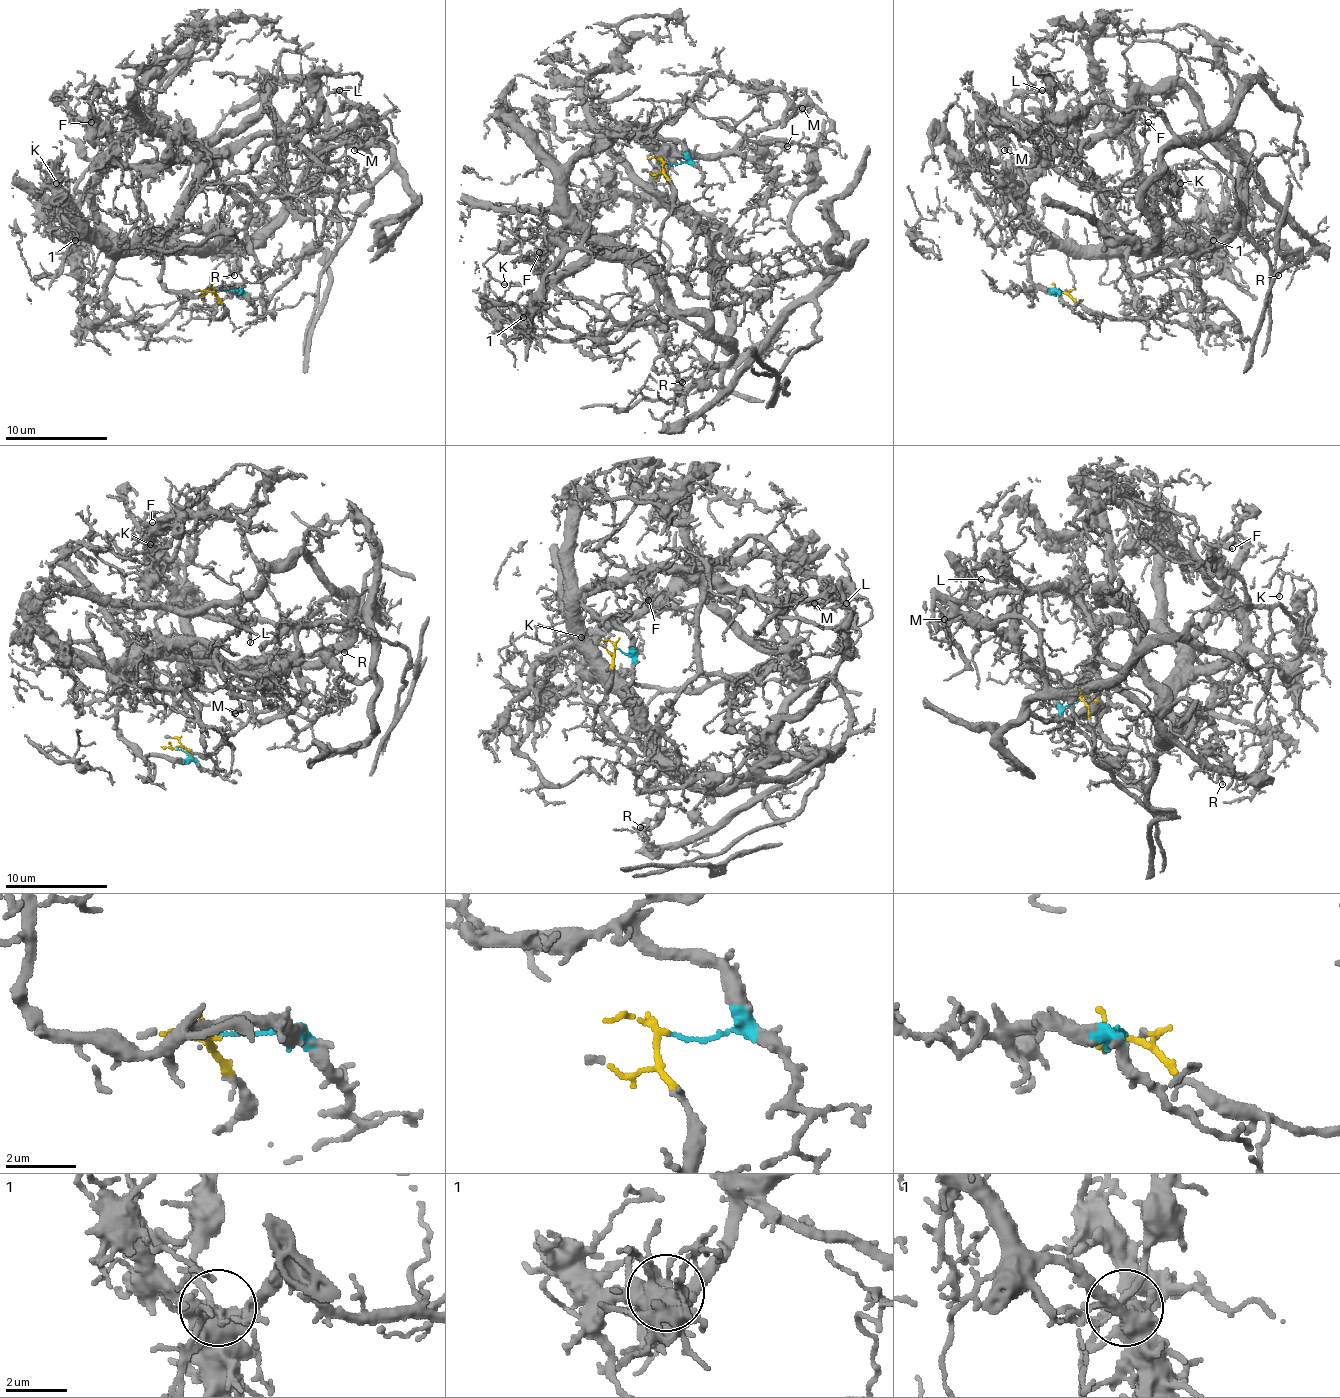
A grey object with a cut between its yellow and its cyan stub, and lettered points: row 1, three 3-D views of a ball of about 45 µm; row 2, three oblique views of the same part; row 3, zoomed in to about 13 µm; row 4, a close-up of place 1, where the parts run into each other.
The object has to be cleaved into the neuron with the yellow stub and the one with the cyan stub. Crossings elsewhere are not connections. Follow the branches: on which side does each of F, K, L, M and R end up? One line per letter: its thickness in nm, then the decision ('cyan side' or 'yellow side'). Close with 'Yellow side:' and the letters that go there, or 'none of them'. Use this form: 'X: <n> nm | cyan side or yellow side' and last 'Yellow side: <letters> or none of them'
F: 120 nm | cyan side
K: 130 nm | cyan side
L: 130 nm | cyan side
M: 150 nm | cyan side
R: 110 nm | cyan side
Yellow side: none of them

